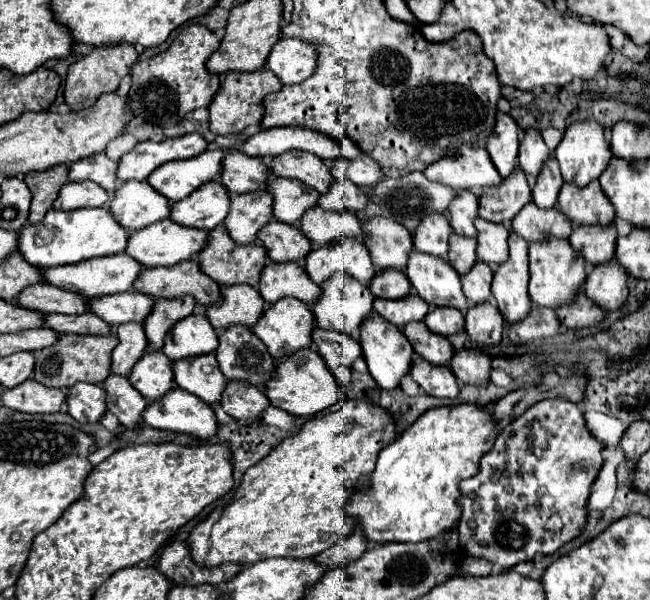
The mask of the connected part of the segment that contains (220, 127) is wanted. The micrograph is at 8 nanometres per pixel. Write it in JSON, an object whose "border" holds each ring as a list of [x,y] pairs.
{"border":[[[253,71],[253,73],[225,73],[221,77],[221,87],[215,93],[209,105],[209,129],[215,135],[235,135],[245,127],[261,123],[263,107],[261,101],[265,95],[279,91],[283,85],[271,71]]]}

